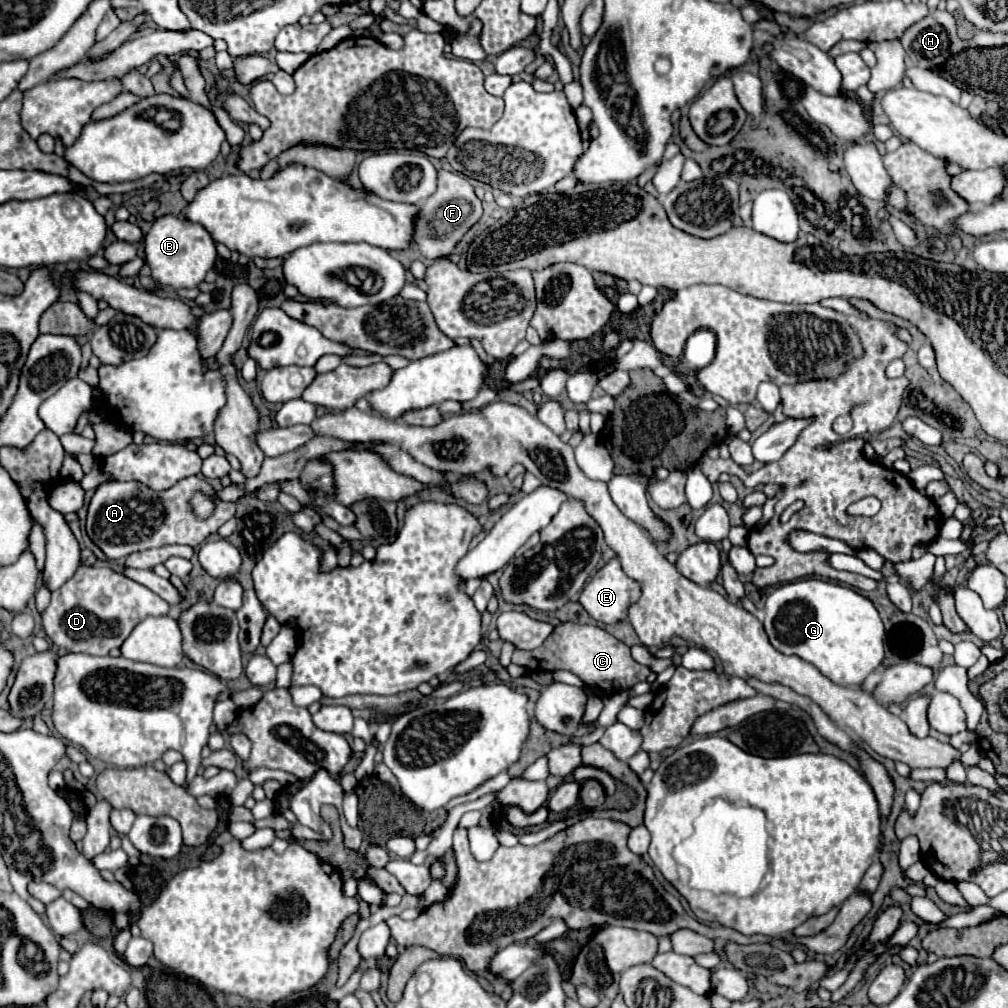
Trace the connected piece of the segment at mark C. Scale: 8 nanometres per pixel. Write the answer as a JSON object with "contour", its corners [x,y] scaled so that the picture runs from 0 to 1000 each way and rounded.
{"contour":[[[571,617],[554,619],[534,647],[536,647],[536,655],[530,657],[532,661],[526,661],[528,657],[524,655],[516,655],[516,659],[526,665],[544,665],[544,667],[565,665],[571,671],[575,671],[581,679],[589,679],[589,681],[595,681],[599,677],[609,677],[611,681],[629,681],[631,677],[641,675],[645,669],[645,663],[633,659],[627,653],[625,643],[619,637],[611,635],[601,625],[587,619],[571,619]]]}

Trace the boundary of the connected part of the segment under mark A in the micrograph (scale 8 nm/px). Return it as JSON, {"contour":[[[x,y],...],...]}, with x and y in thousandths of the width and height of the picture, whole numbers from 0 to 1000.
{"contour":[[[196,472],[183,474],[169,486],[153,488],[139,478],[103,478],[95,484],[89,502],[87,502],[87,516],[85,516],[85,528],[89,536],[109,554],[123,554],[137,546],[167,542],[167,540],[185,540],[185,542],[196,542],[200,540],[210,528],[214,528],[222,518],[232,514],[234,500],[232,498],[220,498],[216,496],[216,506],[210,508],[208,514],[198,516],[188,496],[194,488],[210,490],[210,482],[204,480]]]}

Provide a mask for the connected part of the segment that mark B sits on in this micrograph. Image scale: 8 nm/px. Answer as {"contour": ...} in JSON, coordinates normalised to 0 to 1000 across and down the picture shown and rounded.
{"contour":[[[163,212],[153,218],[149,230],[143,234],[143,254],[151,274],[159,282],[169,282],[173,286],[194,286],[212,264],[214,244],[202,224],[175,212]]]}

